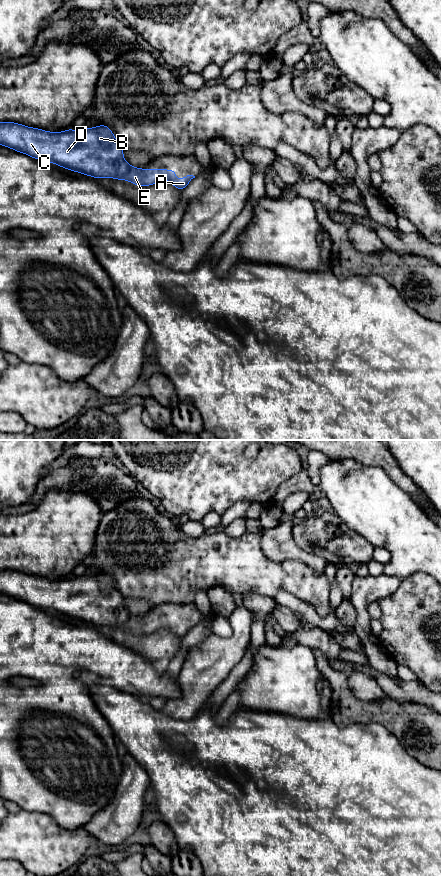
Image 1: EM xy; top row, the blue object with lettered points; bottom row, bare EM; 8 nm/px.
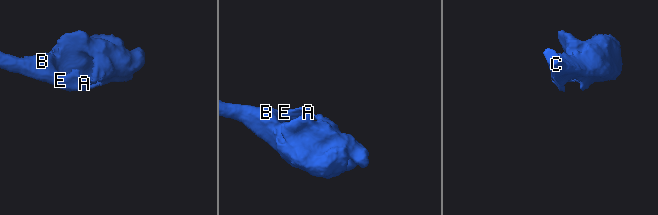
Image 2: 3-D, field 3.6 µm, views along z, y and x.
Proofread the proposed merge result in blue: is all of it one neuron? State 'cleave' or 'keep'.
keep

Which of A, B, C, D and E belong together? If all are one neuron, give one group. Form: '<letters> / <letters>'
A B C D E

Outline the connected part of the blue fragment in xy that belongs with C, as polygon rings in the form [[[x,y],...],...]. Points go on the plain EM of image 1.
[[[0,570],[0,593],[93,626],[125,628],[136,634],[168,628],[183,638],[195,626],[187,623],[177,627],[174,618],[133,615],[124,607],[124,596],[105,573],[49,580],[19,571]]]

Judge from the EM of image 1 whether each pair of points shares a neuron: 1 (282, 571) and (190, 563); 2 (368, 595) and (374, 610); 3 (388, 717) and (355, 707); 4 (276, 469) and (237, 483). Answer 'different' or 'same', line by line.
1: same
2: different
3: same
4: same

